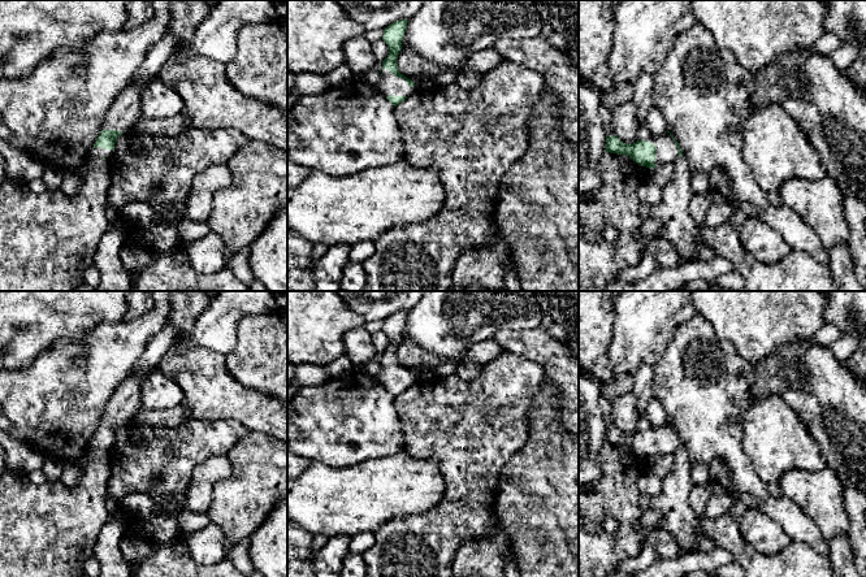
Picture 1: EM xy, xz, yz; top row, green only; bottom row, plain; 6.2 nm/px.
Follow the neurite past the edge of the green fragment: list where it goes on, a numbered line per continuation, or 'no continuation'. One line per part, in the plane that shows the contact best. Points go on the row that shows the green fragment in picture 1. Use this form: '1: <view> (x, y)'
1: yz (799, 270)

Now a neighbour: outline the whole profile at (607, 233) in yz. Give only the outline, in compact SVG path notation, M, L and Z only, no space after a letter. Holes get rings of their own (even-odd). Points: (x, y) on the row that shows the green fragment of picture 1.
M606 224L598 231L598 237L602 238L606 243L614 244L619 238L619 233L611 224Z

